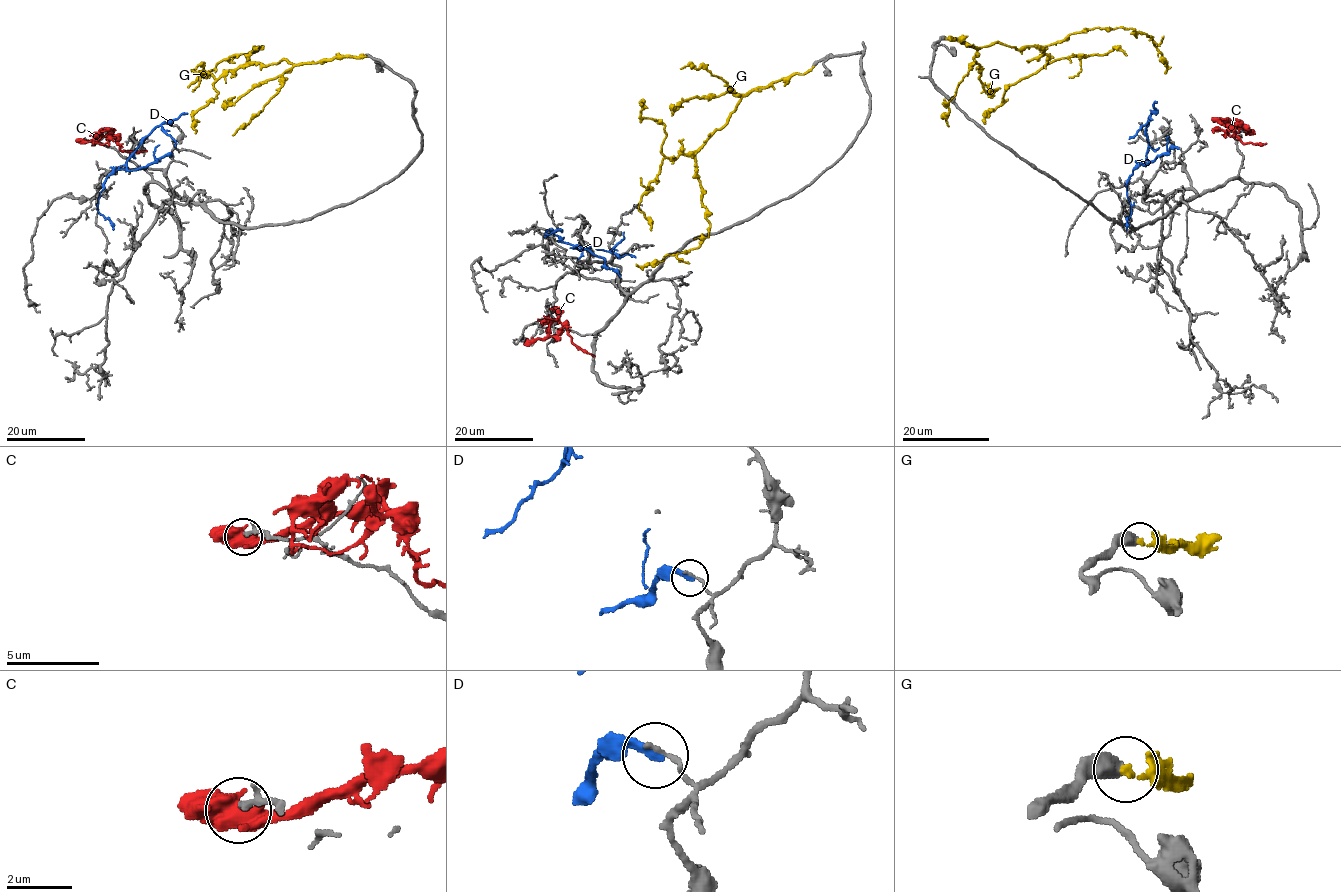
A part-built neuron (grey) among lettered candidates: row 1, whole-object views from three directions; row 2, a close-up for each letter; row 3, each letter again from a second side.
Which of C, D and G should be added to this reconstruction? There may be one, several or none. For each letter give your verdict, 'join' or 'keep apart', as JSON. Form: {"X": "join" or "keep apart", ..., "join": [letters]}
{"C": "keep apart", "D": "keep apart", "G": "keep apart", "join": []}

